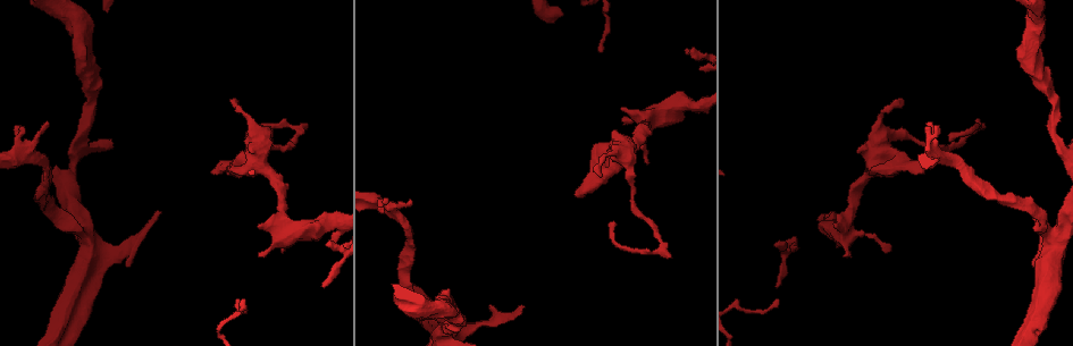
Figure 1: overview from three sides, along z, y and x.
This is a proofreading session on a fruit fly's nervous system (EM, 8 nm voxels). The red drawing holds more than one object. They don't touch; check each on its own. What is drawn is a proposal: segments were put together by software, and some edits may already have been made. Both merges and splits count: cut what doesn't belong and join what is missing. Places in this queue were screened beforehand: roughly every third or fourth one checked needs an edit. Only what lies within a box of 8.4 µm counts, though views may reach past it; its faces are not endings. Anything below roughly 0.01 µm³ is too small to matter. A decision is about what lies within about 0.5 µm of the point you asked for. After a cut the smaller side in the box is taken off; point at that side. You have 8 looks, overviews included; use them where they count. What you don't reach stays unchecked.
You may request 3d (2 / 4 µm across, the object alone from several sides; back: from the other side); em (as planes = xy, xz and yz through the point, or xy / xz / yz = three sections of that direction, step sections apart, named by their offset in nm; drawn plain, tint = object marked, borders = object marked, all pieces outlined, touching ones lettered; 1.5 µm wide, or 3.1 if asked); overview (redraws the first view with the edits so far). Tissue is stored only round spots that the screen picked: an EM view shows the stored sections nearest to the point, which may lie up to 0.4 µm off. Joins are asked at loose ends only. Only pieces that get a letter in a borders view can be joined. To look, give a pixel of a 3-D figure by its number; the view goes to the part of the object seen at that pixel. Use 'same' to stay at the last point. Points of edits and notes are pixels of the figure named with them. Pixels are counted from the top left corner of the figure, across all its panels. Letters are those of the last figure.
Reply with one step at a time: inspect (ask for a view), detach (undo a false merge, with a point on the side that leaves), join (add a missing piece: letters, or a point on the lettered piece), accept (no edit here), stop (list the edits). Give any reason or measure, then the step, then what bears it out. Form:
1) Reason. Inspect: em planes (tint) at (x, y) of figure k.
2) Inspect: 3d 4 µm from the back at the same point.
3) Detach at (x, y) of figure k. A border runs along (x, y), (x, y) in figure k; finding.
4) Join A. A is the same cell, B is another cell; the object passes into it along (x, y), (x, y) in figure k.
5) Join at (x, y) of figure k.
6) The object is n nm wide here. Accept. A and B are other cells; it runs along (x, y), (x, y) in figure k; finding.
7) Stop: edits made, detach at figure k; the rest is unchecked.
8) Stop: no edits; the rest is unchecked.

Free end. Inspect: 3d 2 µm at (81, 328) of figure 1.

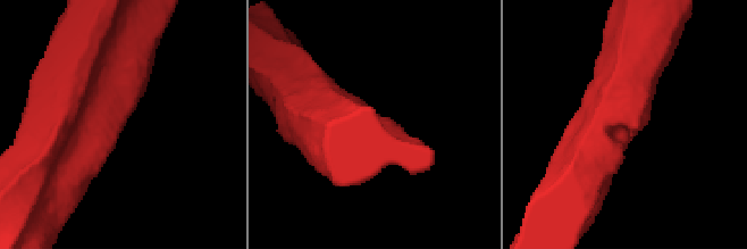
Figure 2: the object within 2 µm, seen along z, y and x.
Now the EM. Inspect: em planes (borders) at (125, 119) of figure 2.

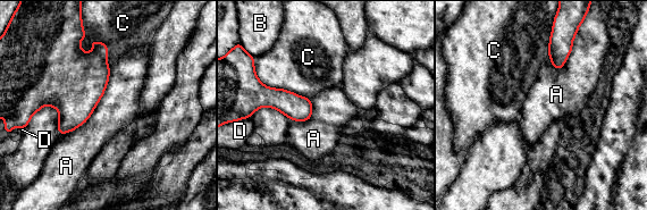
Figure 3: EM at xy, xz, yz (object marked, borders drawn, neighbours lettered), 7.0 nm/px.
Accept. A, B, C and D are other cells; a border runs along (110, 68), (92, 114), (59, 135) in figure 3; no lettered piece goes on from it.

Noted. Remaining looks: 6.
An open end. Inspect: em planes (borders) at (126, 264) of figure 1.

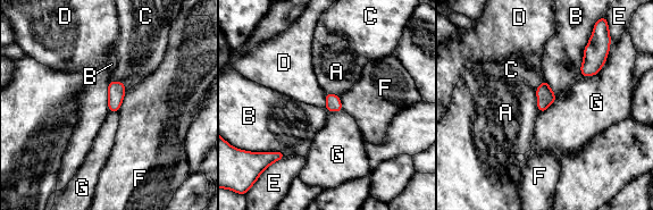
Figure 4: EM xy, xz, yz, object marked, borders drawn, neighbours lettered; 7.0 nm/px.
The longest contact is with B, 280 nm. Accept. A, B, C, D, E, F and G are other cells; a border runs along (110, 81), (108, 87), (108, 110) in figure 4; no lettered piece goes on from it.

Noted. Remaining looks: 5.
Free end. Inspect: em xz step 4 (tint) at (575, 193) of figure 1.

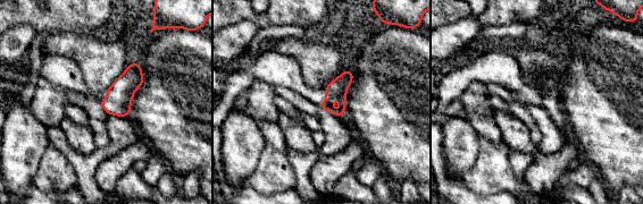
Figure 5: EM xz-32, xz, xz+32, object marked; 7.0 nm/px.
Inspect: em planes (borders) at the same point.

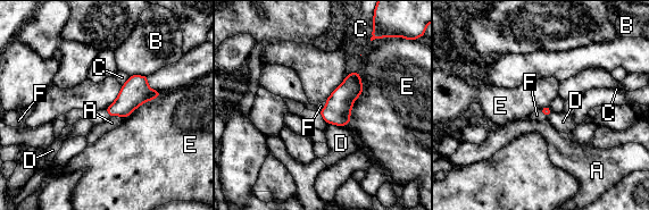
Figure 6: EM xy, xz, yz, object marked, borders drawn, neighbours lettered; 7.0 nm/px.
Join F. F is the same cell, A, B, C, D and E are other cells; it goes on there.

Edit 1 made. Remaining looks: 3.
Stop: edits made, join at figure 6; the rest is unchecked.

